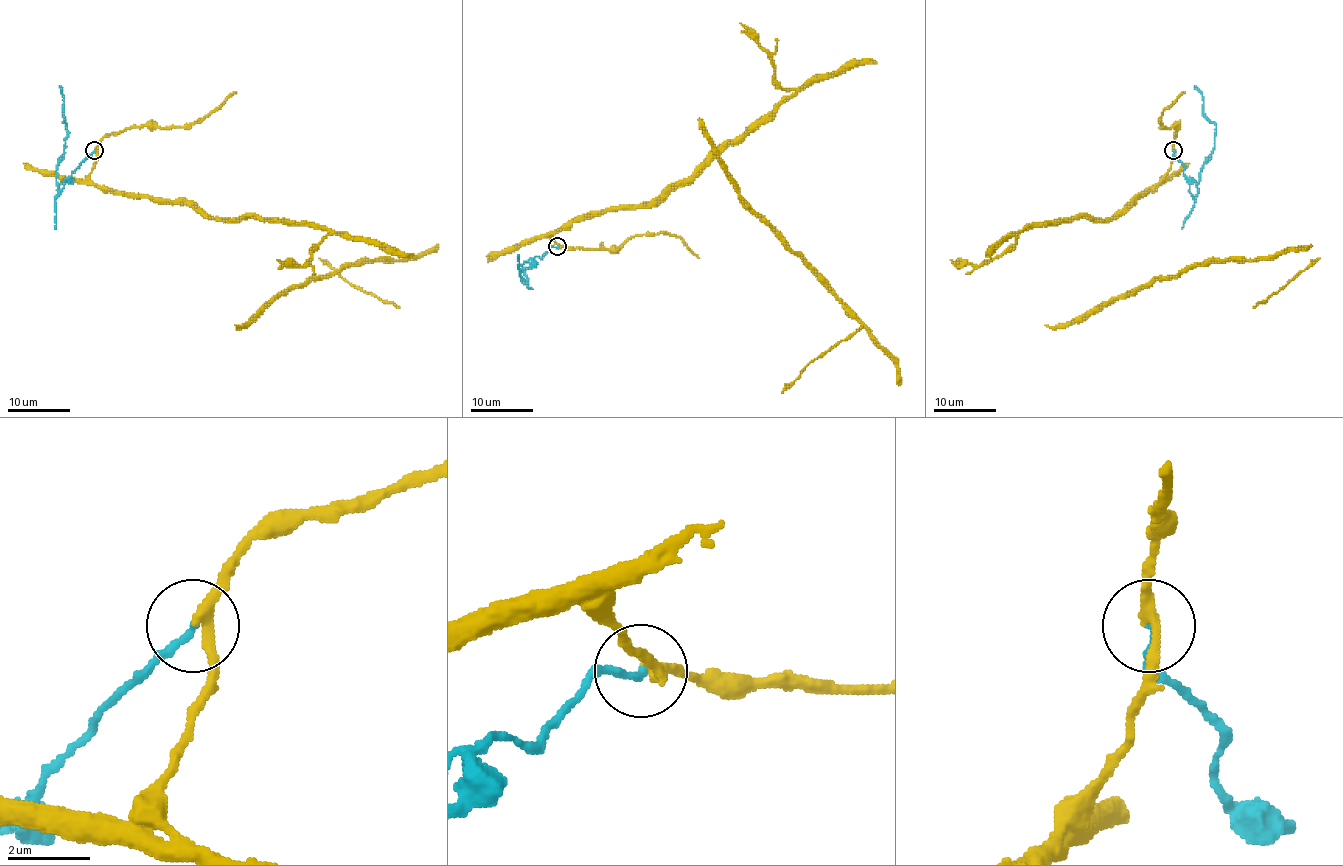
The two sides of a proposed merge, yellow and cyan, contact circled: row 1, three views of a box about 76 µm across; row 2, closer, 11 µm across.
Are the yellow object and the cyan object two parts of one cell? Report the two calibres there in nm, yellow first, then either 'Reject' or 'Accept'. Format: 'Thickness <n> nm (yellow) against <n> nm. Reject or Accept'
Thickness 240 nm (yellow) against 190 nm. Reject

